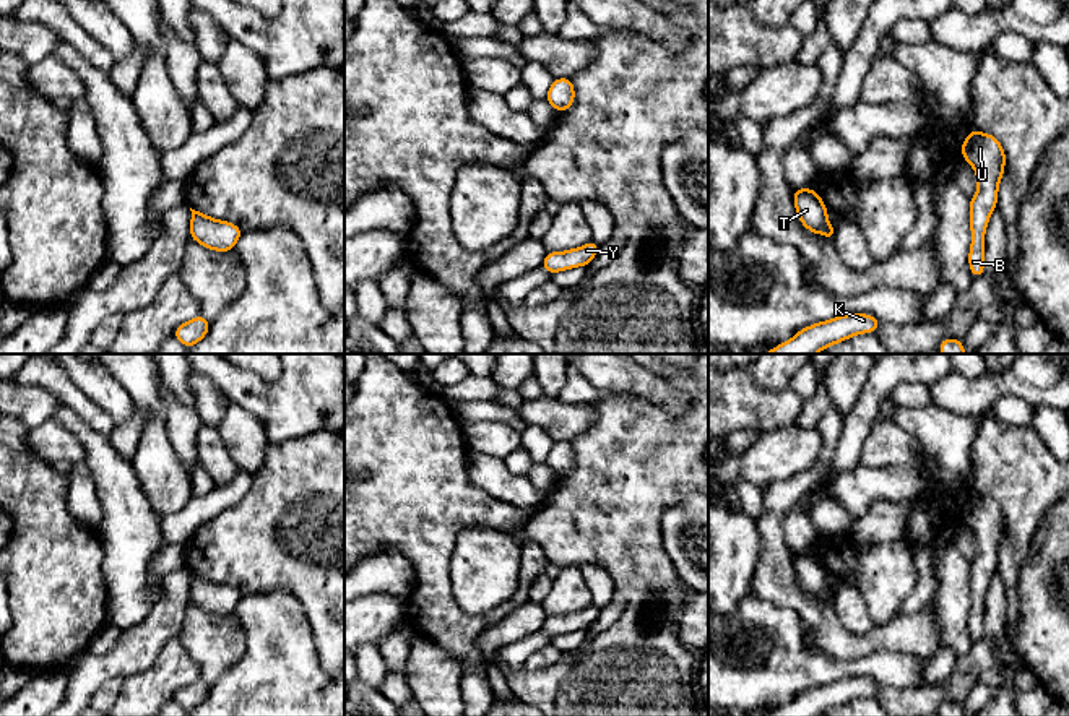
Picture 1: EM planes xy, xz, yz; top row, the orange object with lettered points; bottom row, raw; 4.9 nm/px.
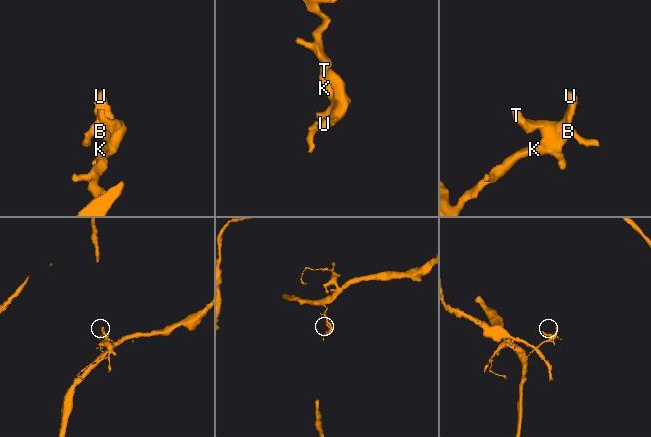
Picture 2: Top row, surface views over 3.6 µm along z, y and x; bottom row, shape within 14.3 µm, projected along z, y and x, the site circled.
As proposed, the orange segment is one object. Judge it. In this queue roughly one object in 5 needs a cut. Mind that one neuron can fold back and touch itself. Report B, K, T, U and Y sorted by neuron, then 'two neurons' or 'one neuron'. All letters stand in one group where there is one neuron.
B K T U Y | one neuron

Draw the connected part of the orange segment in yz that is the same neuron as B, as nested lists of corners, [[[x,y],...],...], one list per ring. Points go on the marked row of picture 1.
[[[970,130],[963,140],[962,156],[975,169],[978,190],[970,198],[972,244],[968,252],[970,273],[985,274],[985,232],[993,209],[998,206],[999,182],[1004,175],[1006,151],[991,133]]]

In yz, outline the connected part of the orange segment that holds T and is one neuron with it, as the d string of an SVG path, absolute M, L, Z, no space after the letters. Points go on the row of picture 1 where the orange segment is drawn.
M798 188L793 192L796 214L801 224L812 234L833 239L835 229L827 218L829 208L814 188Z

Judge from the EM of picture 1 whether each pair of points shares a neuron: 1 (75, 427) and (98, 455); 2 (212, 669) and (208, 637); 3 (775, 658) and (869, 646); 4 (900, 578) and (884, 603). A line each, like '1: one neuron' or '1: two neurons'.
1: one neuron
2: one neuron
3: two neurons
4: one neuron

